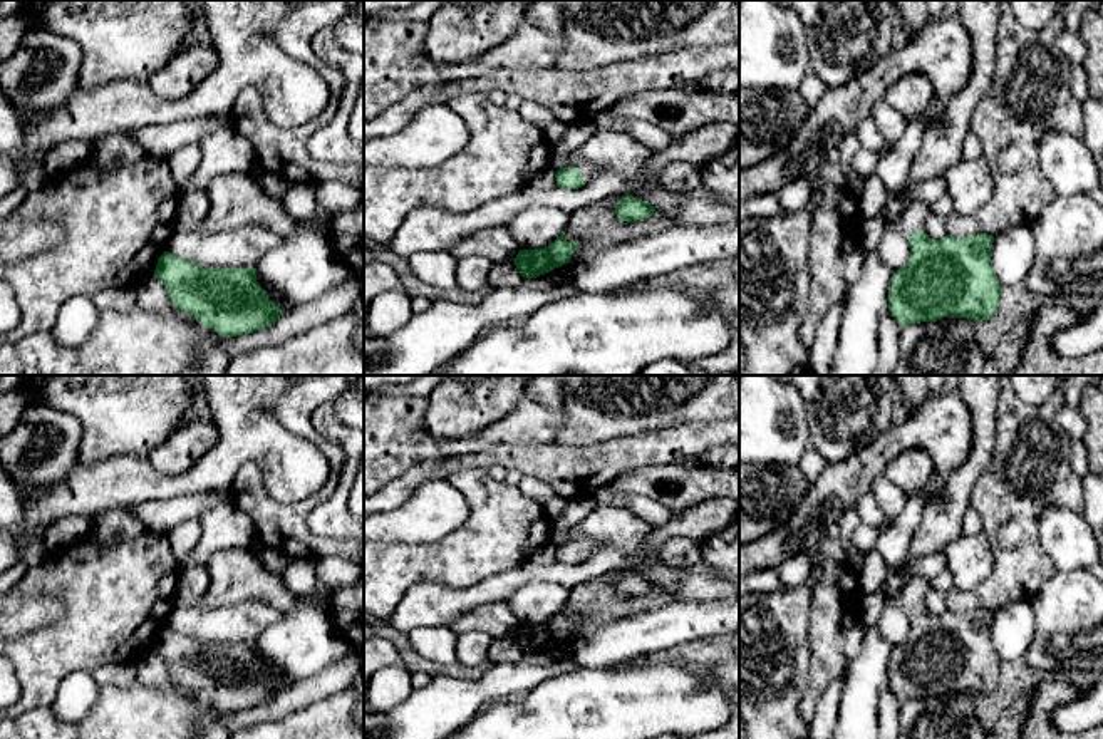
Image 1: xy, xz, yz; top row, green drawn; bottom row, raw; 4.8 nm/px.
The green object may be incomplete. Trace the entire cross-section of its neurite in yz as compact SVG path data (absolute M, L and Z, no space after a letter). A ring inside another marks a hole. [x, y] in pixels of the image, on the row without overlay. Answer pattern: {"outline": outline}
{"outline": "M910 578L897 602L909 613L910 632L904 643L893 647L888 665L888 687L900 702L920 697L937 697L944 692L971 694L976 699L996 690L1002 660L994 647L991 628L994 612L987 608L930 615L924 598L930 590L924 578Z"}

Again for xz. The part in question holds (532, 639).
{"outline": "M563 607L552 620L545 623L520 625L513 638L523 654L536 654L570 638L577 623L578 620L575 617L568 617Z"}

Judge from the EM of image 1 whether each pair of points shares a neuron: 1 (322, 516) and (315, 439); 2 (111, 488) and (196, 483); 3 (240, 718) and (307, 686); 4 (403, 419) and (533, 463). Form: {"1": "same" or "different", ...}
{"1": "different", "2": "same", "3": "same", "4": "different"}

